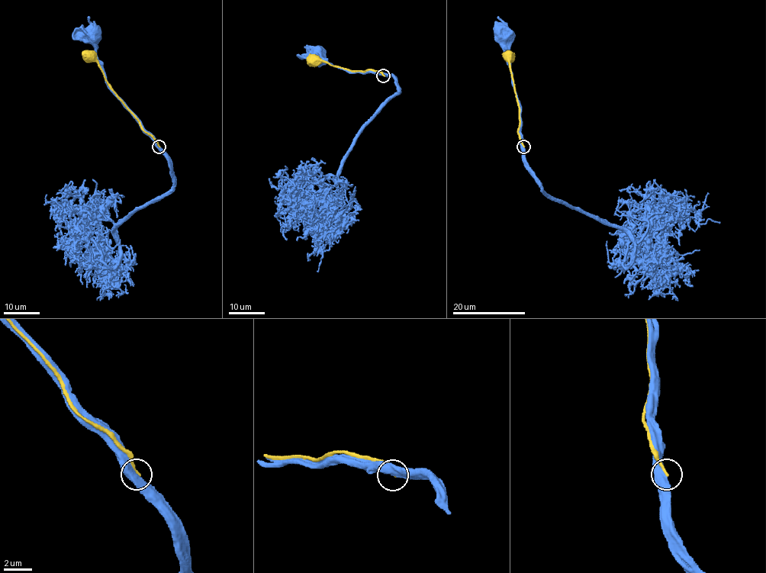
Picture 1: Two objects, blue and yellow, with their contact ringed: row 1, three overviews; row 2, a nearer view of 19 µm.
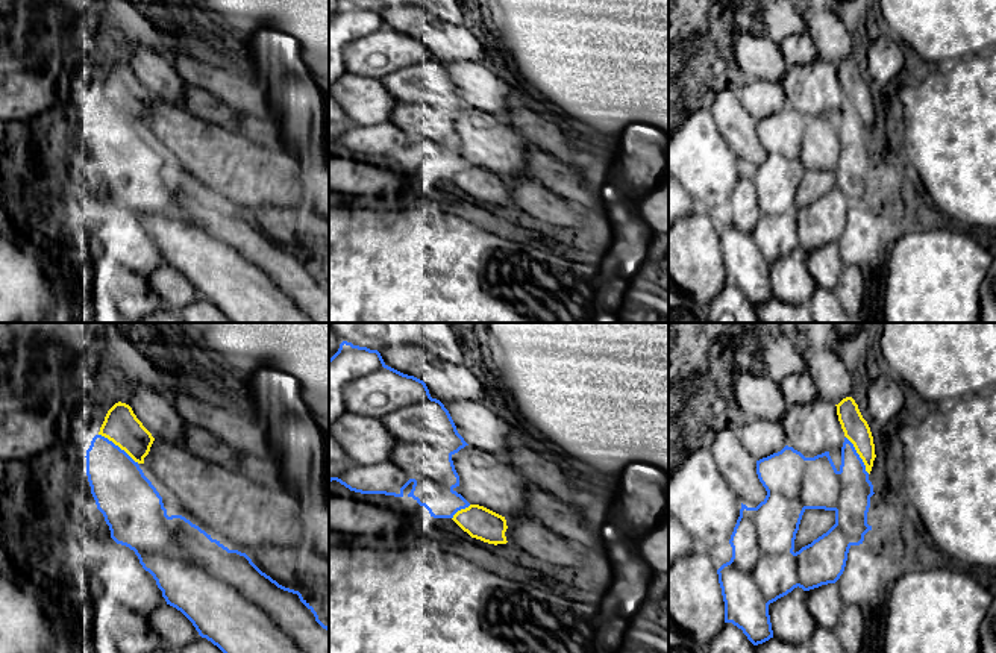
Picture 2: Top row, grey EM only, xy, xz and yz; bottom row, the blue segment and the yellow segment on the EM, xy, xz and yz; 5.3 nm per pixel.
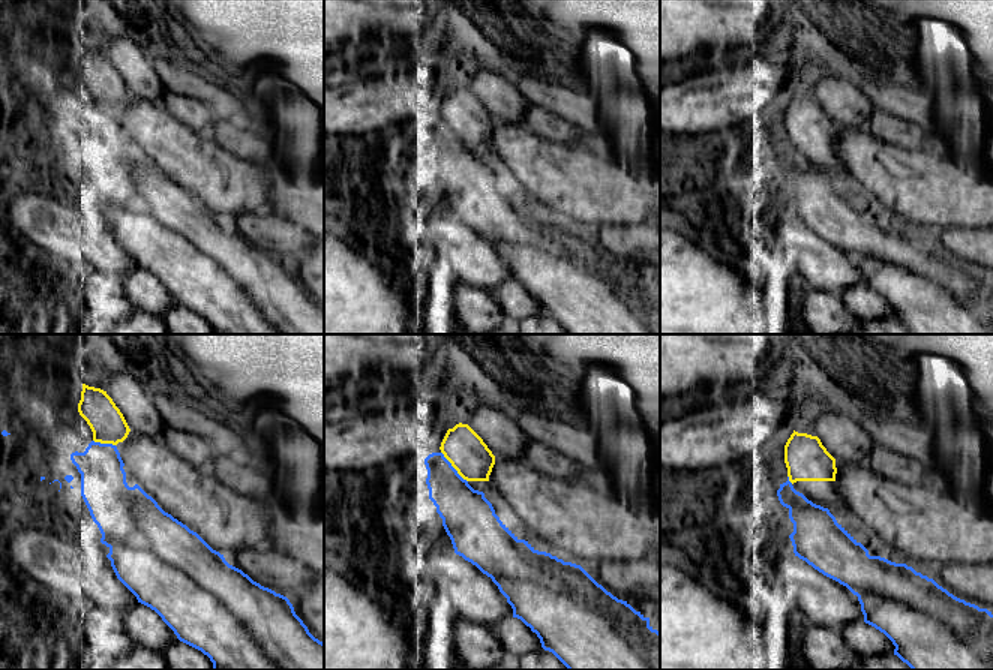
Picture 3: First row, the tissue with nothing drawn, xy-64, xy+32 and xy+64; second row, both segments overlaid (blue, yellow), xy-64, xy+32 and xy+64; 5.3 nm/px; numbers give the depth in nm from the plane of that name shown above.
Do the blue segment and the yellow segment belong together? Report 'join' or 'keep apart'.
keep apart

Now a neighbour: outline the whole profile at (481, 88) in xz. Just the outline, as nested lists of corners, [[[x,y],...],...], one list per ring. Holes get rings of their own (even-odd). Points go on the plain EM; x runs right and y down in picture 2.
[[[473,61],[443,62],[458,94],[468,106],[505,120],[517,103],[514,86],[497,77],[487,67]]]

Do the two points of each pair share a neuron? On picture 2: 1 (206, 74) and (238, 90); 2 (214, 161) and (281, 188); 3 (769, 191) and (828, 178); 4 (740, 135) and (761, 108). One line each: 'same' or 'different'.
1: same
2: same
3: same
4: different

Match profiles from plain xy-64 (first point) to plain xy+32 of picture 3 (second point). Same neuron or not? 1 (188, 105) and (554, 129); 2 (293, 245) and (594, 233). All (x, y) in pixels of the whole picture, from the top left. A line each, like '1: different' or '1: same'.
1: same
2: same

